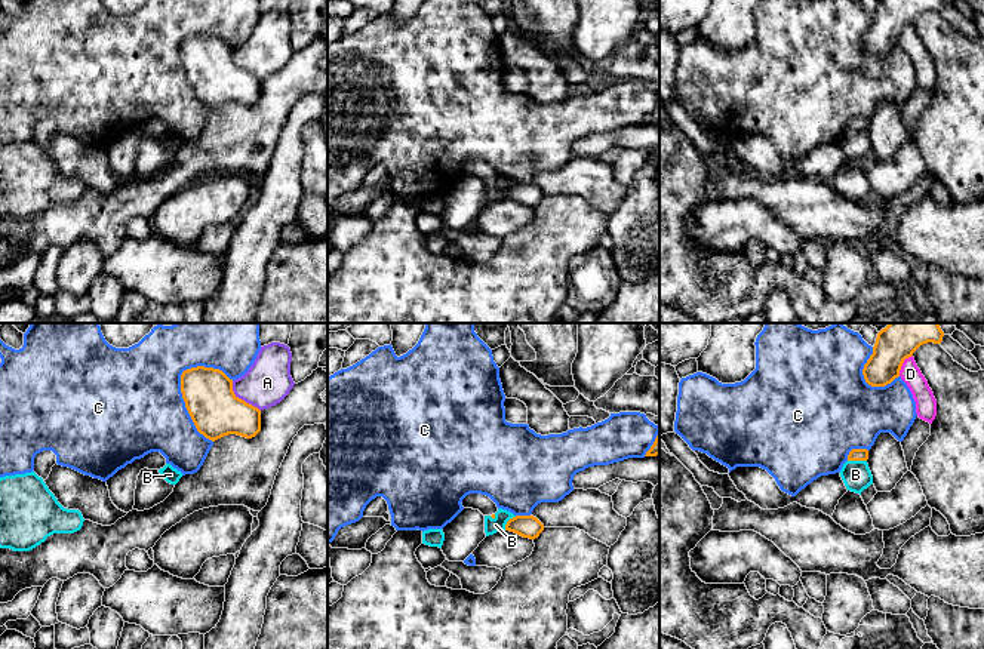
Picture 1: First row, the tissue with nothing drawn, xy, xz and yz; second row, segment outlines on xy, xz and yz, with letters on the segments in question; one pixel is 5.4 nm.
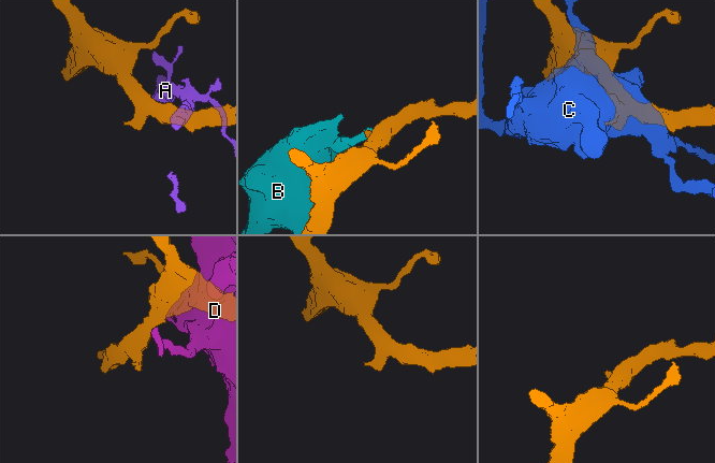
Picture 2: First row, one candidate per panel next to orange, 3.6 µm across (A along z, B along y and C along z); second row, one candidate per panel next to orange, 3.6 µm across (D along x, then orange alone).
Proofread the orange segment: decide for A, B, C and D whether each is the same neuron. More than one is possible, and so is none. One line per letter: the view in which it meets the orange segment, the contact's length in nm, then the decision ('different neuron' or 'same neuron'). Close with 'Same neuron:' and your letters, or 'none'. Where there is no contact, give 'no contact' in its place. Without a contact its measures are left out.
A: xy | 220 nm | different neuron
B: yz | 100 nm | different neuron
C: xy | 440 nm | different neuron
D: yz | 140 nm | different neuron
Same neuron: none

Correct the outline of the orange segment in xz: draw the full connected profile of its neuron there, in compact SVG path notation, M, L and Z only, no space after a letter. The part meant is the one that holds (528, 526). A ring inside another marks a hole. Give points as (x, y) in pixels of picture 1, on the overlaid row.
M516 516L507 522L505 530L535 539L544 530L544 525L533 516Z

